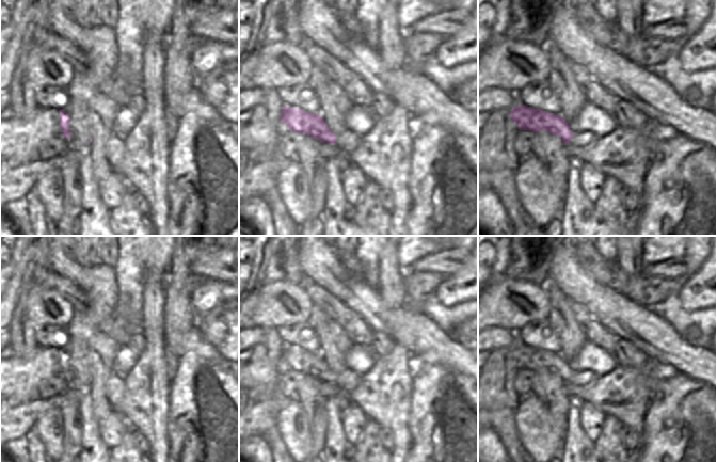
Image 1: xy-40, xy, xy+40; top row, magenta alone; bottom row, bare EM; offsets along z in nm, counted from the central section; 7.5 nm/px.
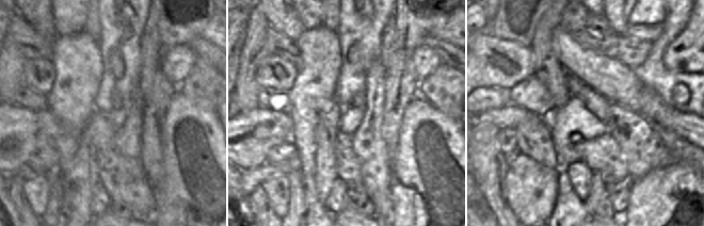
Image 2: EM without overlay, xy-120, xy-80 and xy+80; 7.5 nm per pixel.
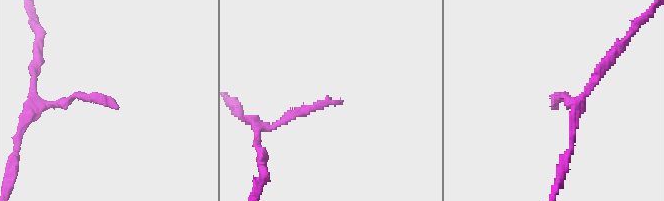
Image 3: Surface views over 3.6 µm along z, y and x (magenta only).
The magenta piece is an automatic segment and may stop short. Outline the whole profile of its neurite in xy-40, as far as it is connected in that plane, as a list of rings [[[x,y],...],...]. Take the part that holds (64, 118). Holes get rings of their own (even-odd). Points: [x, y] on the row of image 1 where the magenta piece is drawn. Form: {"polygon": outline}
{"polygon": [[[59,109],[59,112],[60,112],[60,125],[62,127],[62,133],[64,137],[69,137],[71,134],[70,118],[64,110]]]}

